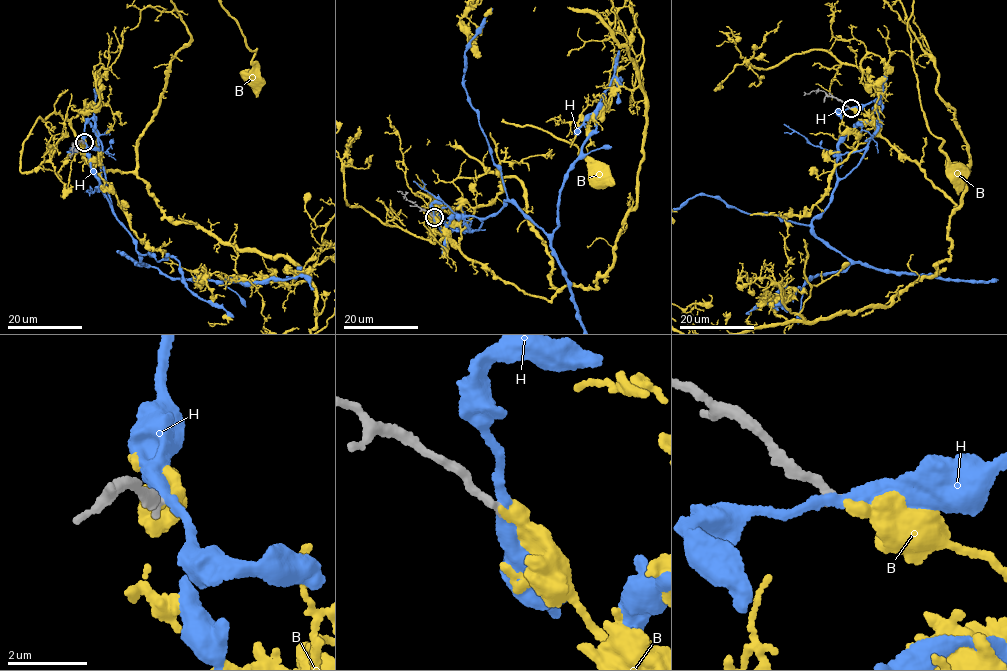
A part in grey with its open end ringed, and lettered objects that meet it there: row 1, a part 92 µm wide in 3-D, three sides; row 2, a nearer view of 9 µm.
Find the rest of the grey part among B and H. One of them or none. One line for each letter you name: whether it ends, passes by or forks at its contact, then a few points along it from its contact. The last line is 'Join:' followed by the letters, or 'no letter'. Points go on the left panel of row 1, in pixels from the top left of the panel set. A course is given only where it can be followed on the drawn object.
B: It ends there
Join: B

